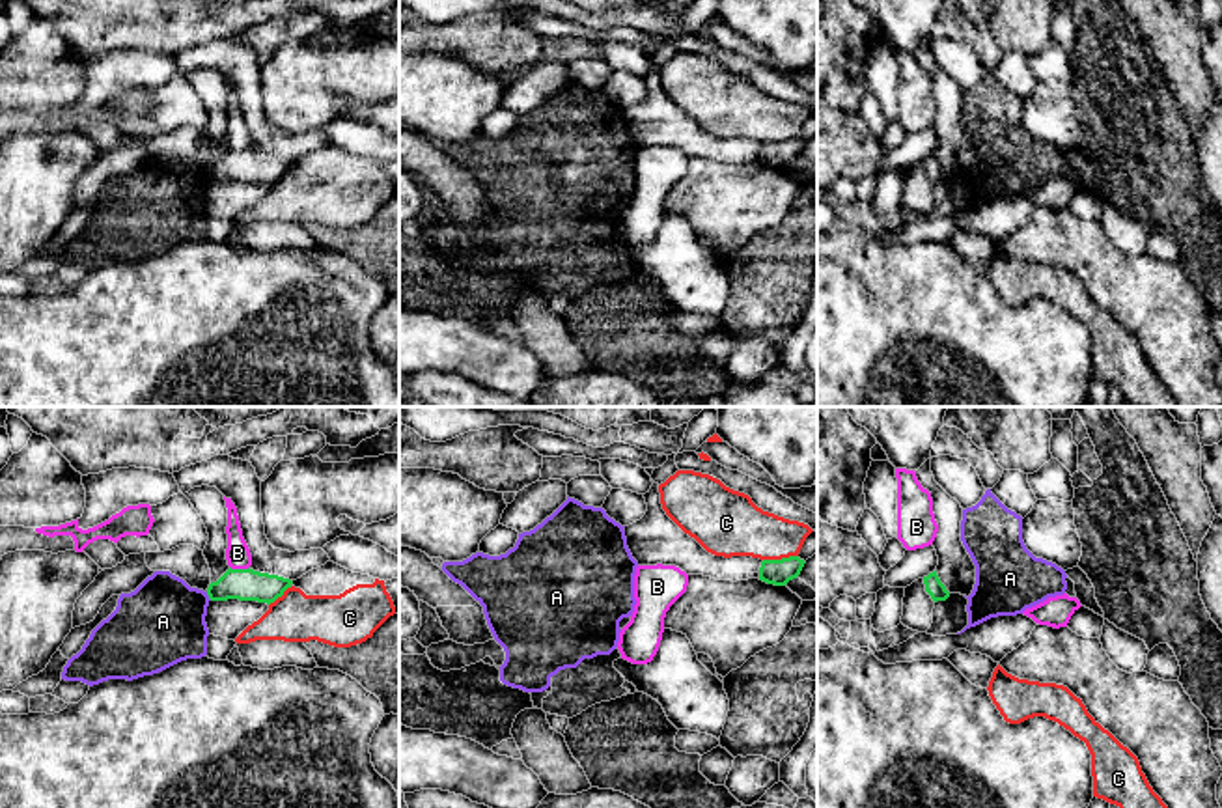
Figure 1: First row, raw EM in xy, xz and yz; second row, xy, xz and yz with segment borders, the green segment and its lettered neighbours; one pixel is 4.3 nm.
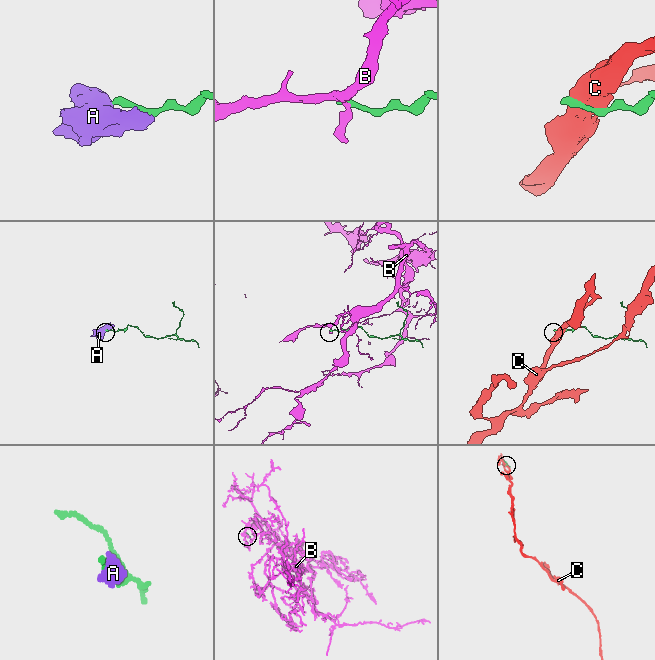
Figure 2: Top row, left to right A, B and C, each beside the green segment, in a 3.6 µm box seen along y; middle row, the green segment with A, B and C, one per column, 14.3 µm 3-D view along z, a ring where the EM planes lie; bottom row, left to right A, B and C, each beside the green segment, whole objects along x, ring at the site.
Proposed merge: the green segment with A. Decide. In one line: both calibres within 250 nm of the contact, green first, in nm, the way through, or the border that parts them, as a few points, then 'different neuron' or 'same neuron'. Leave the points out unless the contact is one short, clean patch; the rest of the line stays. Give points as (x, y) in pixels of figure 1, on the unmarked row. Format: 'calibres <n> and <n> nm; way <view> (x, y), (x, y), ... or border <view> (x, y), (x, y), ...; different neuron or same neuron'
calibres 140 and 360 nm; border xy (206, 174), (211, 181); different neuron

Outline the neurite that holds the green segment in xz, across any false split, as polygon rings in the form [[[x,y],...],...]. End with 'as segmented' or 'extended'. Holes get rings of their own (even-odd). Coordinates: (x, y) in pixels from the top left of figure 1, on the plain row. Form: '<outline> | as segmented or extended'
[[[798,138],[763,142],[759,149],[759,162],[774,168],[785,168],[789,162],[800,157],[804,146],[806,144]]] | as segmented

